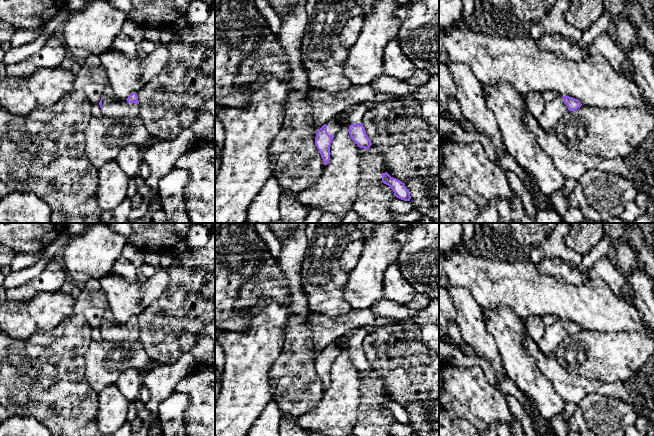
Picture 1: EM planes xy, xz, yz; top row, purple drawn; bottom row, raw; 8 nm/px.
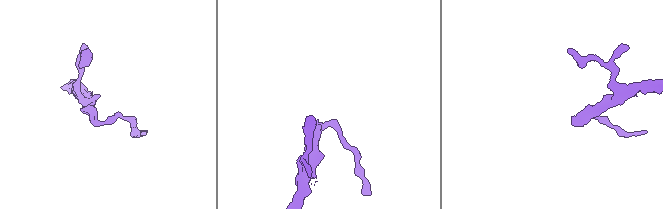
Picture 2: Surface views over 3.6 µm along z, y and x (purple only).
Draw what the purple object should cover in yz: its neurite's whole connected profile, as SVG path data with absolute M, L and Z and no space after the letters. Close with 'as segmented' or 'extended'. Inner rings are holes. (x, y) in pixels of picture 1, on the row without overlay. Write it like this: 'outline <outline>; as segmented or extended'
outline M558 319L554 324L546 326L543 338L537 343L540 351L546 356L553 356L558 345L565 340L569 335L574 335L580 332L582 328L579 324Z; extended

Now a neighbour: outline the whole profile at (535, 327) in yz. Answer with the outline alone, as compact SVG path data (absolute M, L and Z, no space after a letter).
M534 316L526 319L526 330L528 335L538 343L542 338L546 330L546 325L544 324L540 316Z

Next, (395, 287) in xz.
M398 259L388 266L383 279L383 296L399 305L407 306L415 297L416 291L401 274Z

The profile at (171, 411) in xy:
M174 391L158 407L158 417L164 436L187 436L185 432L185 411L191 403L186 393Z

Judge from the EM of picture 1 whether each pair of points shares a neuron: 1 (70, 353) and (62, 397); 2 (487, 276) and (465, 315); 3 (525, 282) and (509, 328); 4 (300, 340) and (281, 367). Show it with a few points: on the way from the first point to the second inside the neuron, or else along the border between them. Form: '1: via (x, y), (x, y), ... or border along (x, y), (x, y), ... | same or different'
1: via (62, 364), (62, 386) | same
2: border along (454, 285), (465, 287), (482, 307) | different
3: border along (491, 307), (510, 307), (523, 320) | different
4: via (299, 347), (298, 353), (288, 363) | same

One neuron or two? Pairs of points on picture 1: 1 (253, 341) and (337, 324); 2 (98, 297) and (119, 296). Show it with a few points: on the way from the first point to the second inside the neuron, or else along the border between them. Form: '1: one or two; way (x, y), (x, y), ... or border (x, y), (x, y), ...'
1: two; border (310, 313), (306, 320)
2: two; border (100, 289), (104, 292), (110, 308)

